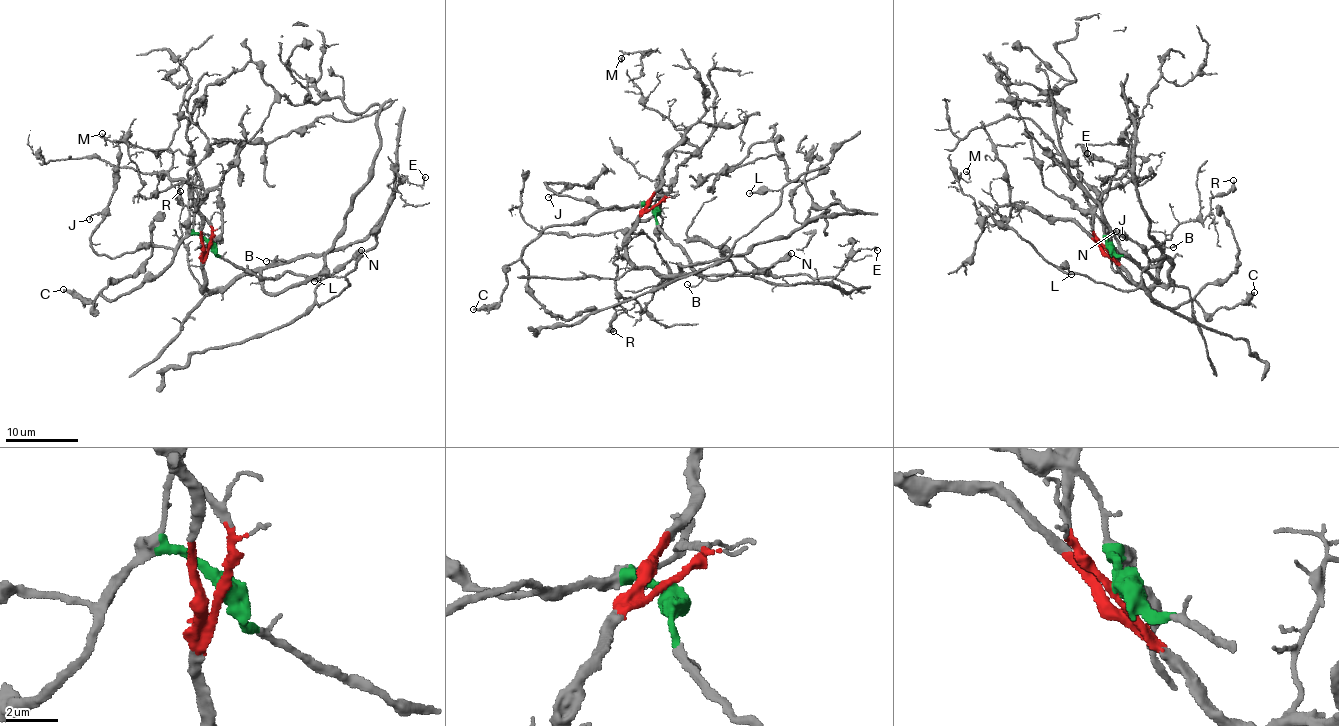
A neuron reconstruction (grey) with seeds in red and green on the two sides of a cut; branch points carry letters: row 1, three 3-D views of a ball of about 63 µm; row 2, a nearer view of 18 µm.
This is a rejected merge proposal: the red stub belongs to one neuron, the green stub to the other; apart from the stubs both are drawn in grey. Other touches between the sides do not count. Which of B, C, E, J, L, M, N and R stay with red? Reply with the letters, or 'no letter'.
B, E, M, R

